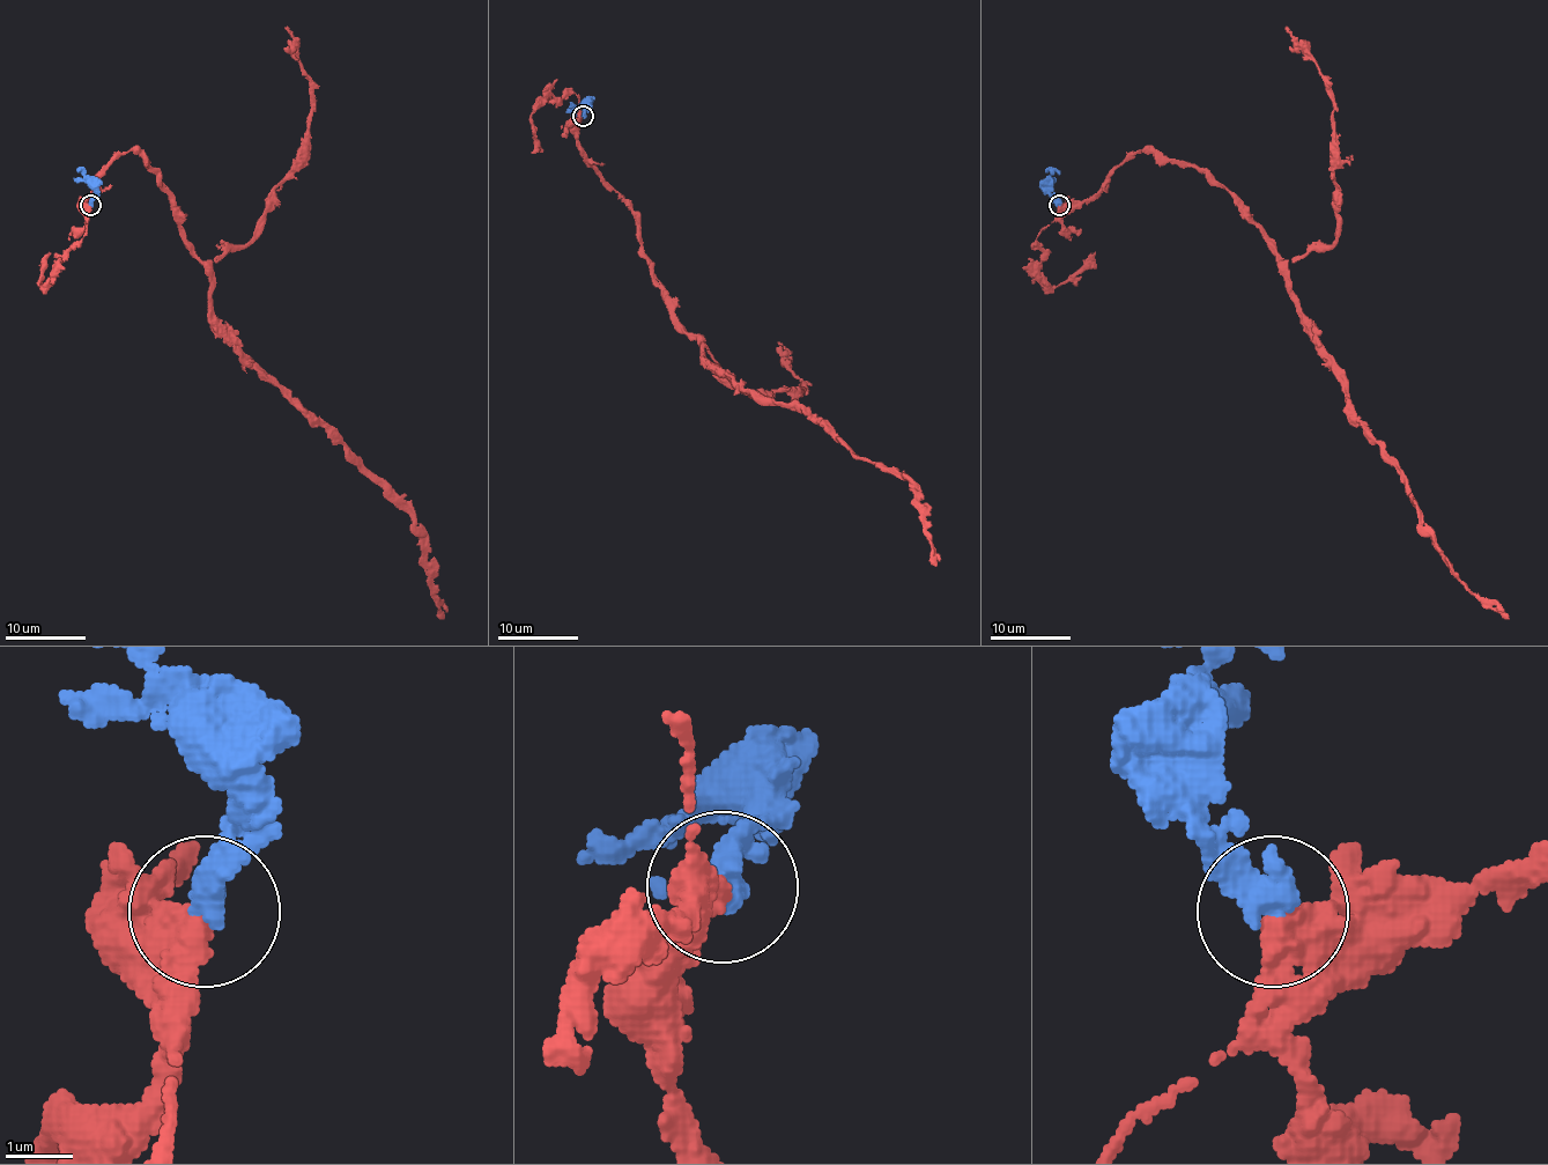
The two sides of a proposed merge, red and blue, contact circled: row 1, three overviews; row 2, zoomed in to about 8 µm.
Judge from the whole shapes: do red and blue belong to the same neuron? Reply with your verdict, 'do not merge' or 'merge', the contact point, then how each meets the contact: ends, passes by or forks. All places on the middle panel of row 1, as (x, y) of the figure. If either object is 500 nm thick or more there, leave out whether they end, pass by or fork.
merge; place (583, 116)

